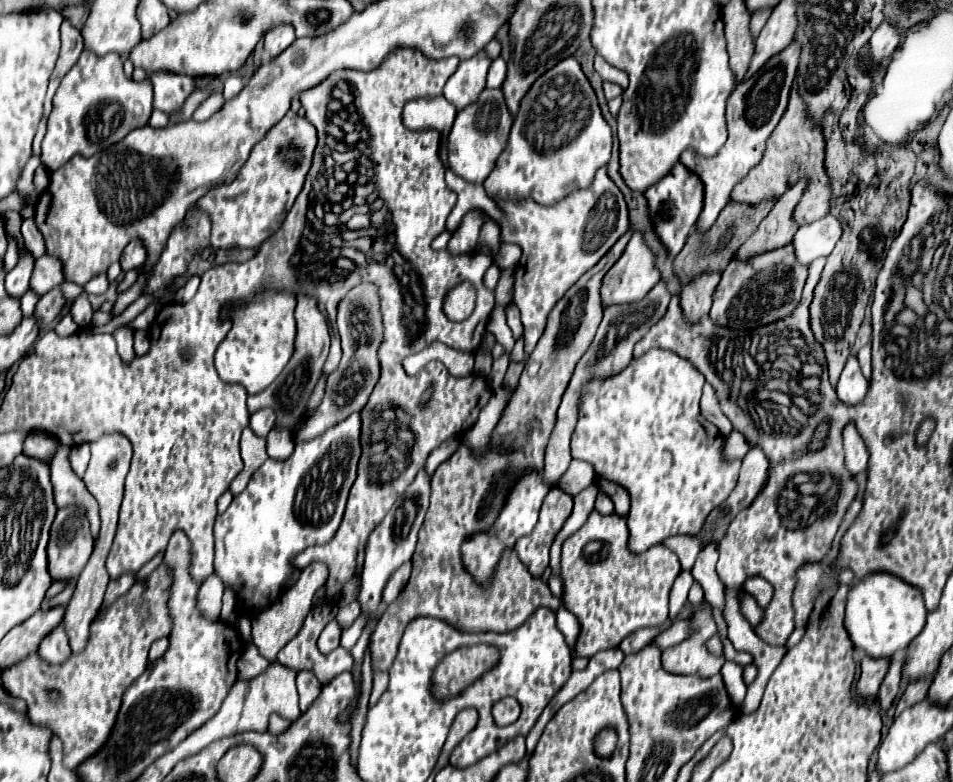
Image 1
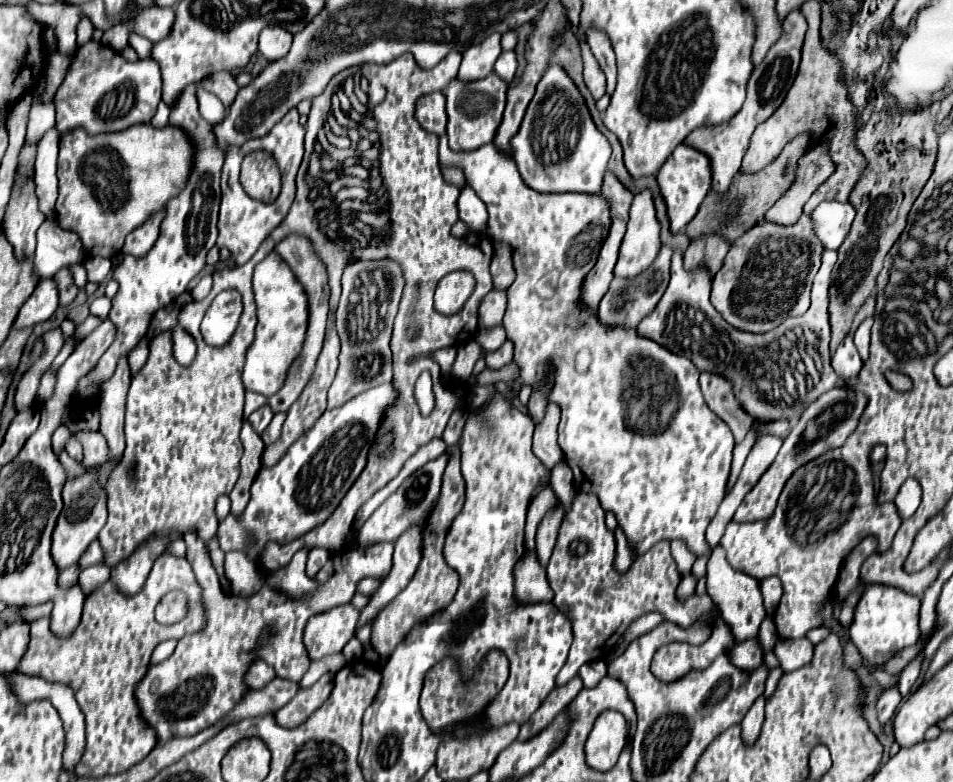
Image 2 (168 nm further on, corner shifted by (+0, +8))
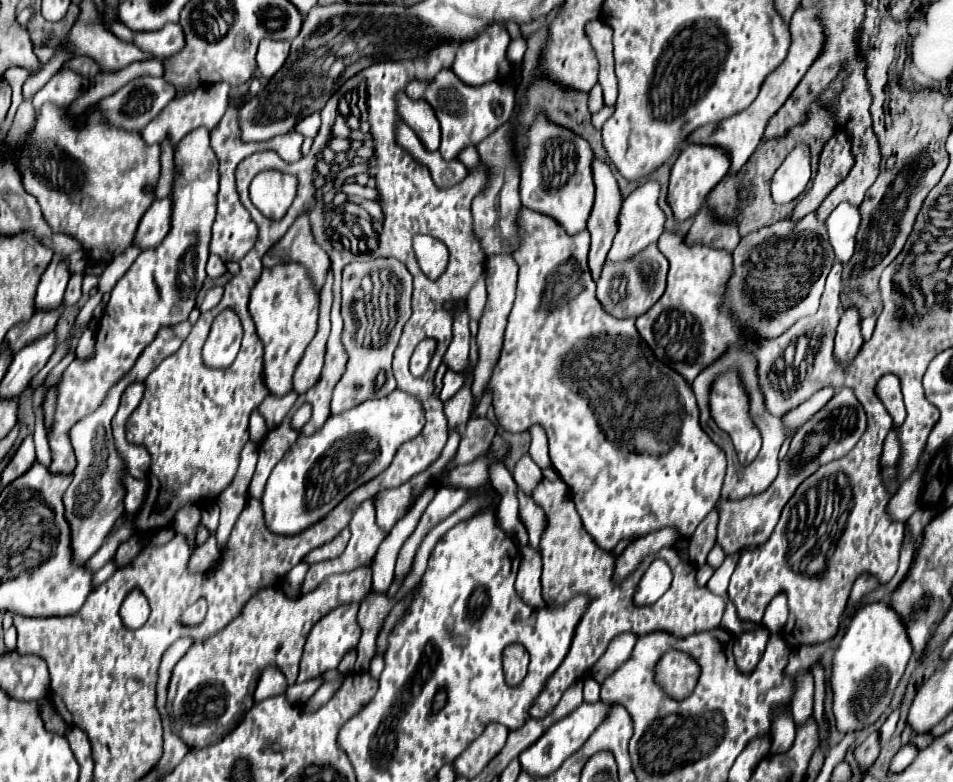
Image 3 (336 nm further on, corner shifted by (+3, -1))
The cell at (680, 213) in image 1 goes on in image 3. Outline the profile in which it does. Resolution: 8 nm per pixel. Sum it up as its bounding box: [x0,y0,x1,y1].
[666,145,730,223]

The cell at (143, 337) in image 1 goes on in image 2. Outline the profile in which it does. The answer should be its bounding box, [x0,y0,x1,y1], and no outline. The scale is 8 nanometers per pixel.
[129,338,149,376]

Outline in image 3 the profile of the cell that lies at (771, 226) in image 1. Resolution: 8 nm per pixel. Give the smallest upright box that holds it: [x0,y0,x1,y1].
[792,131,854,219]

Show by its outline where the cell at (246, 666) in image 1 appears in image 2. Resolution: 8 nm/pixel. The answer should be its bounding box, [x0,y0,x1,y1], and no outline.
[245,662,275,690]

